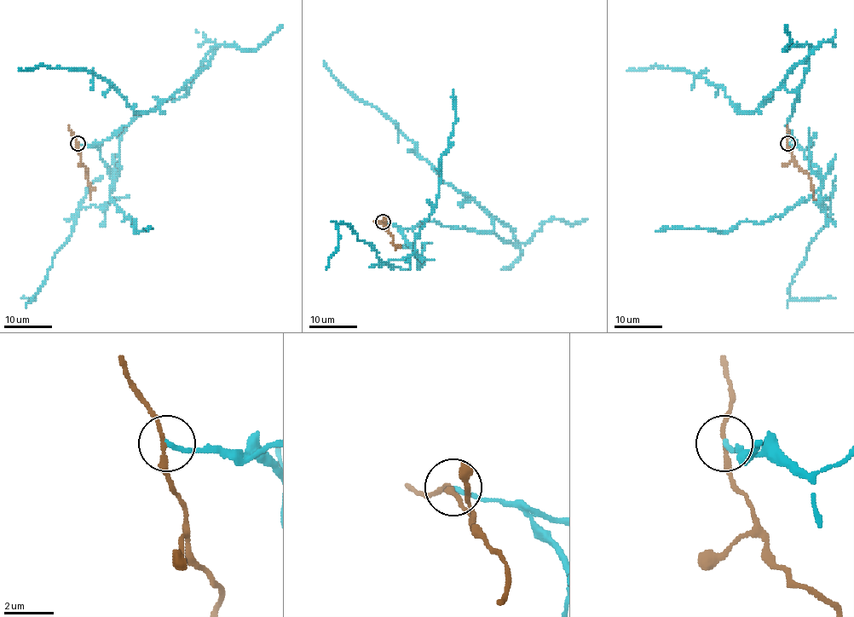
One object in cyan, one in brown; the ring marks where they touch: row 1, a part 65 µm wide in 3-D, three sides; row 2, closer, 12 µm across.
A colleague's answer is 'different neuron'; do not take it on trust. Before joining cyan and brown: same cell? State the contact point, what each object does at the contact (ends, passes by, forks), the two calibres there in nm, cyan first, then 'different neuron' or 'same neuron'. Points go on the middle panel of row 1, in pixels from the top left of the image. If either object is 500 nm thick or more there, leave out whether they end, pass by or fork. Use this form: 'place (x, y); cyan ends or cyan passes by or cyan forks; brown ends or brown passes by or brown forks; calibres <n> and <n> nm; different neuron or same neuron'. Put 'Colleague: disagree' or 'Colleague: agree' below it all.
place (383, 222); cyan ends; brown passes by; calibres 190 and 170 nm; different neuron
Colleague: agree

